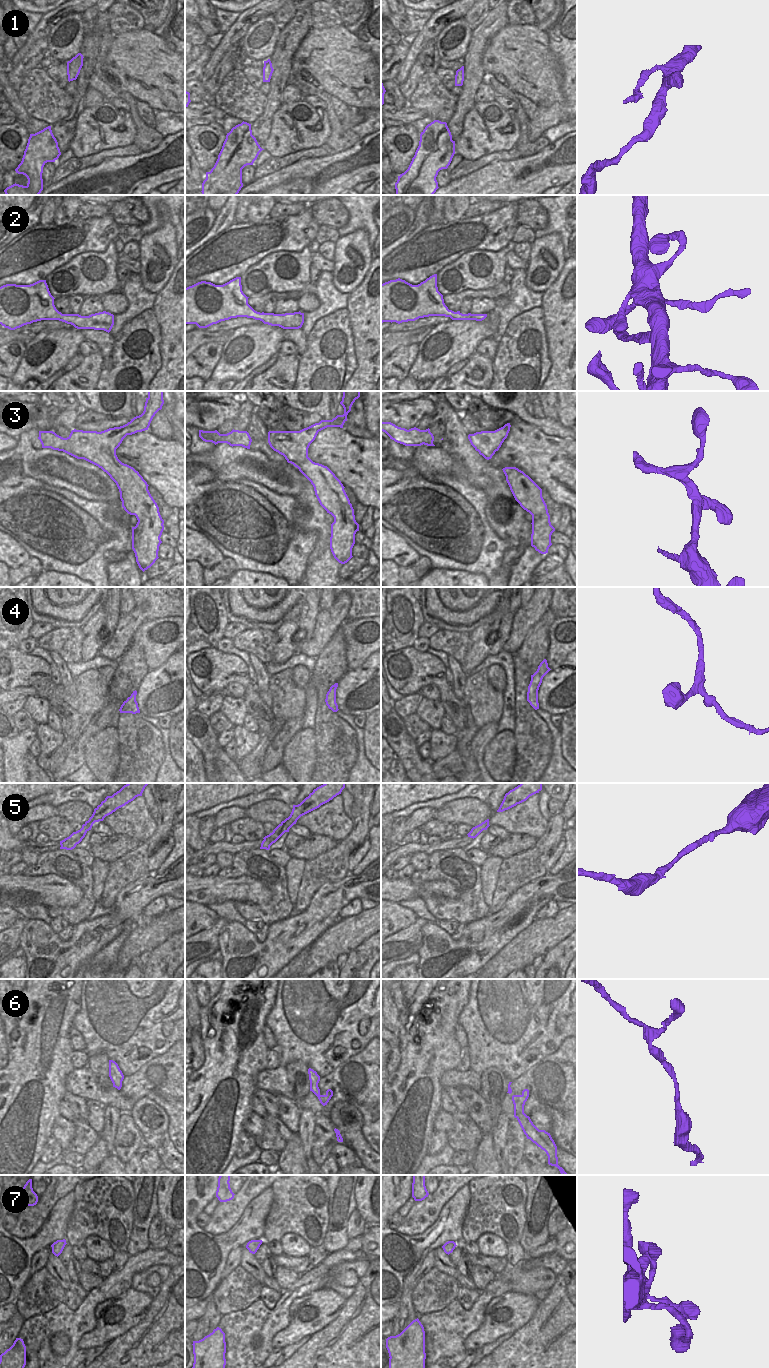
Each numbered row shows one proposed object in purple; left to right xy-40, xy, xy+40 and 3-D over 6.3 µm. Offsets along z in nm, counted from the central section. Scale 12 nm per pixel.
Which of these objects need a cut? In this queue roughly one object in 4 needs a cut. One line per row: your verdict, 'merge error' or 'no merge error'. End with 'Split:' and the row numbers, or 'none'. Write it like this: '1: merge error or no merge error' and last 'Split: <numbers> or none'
1: no merge error
2: no merge error
3: no merge error
4: no merge error
5: no merge error
6: no merge error
7: no merge error
Split: none

